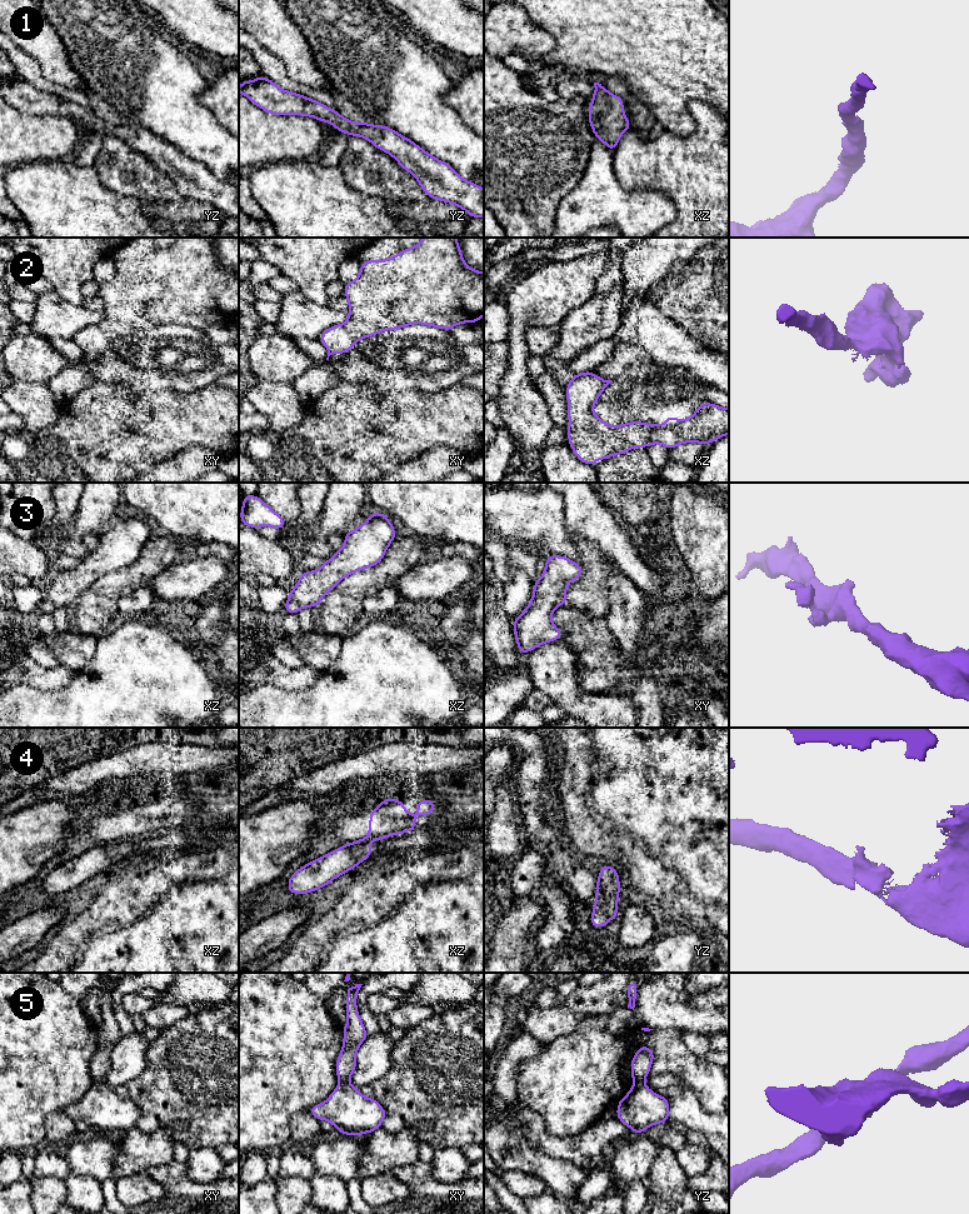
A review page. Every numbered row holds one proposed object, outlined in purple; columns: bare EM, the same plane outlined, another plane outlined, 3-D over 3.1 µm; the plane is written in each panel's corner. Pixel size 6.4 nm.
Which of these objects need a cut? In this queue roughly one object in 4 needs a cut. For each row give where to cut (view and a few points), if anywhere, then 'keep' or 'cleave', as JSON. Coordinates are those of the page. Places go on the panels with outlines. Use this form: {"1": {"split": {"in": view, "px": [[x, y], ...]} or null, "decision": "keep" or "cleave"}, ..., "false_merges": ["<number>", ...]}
{"1": {"split": null, "decision": "keep"}, "2": {"split": null, "decision": "keep"}, "3": {"split": null, "decision": "keep"}, "4": {"split": {"in": "xz", "px": [[365, 839], [370, 840]]}, "decision": "cleave"}, "5": {"split": {"in": "xy", "px": [[339, 1080], [348, 1083]]}, "decision": "cleave"}, "false_merges": ["4", "5"]}

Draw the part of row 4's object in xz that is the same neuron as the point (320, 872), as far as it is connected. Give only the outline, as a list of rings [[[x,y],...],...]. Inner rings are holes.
[[[371,840],[343,845],[298,869],[288,881],[291,894],[315,891],[370,859]]]

